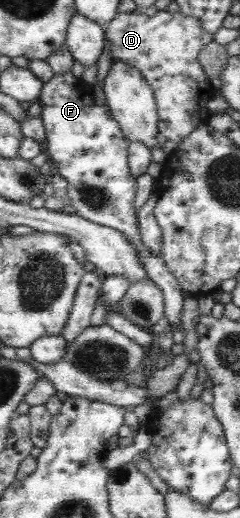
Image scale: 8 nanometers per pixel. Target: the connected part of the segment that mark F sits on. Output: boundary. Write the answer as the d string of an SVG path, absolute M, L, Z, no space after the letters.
M71 72L55 74L44 85L39 100L43 105L41 117L45 121L48 162L67 180L69 186L65 192L71 200L71 206L82 217L125 233L137 245L149 279L163 291L165 315L168 323L173 326L172 331L181 330L184 333L181 327L186 291L167 268L165 260L154 255L143 242L139 229L137 210L134 209L138 185L129 164L130 141L124 137L120 125L111 116L110 109L96 105L92 86L81 78L74 77Z

